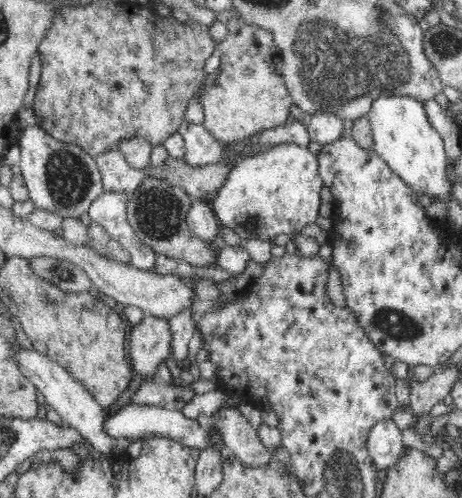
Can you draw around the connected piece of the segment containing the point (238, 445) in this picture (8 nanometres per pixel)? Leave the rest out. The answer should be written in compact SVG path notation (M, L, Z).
M227 407L210 415L199 414L196 419L206 431L219 434L225 447L244 465L267 466L274 462L275 457L262 445L256 429L238 408Z

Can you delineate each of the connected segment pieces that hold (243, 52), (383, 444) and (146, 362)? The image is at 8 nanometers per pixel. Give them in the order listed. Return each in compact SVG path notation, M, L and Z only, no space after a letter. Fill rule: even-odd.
M230 19L226 24L228 34L216 46L216 54L220 56L221 74L213 82L203 98L204 120L203 125L212 136L222 143L236 144L246 137L252 137L264 129L273 129L291 121L289 116L293 100L286 89L283 78L283 65L280 59L280 50L274 43L272 31L264 30L254 23L244 23L241 19Z
M390 418L377 422L368 434L368 455L374 460L374 467L388 470L395 466L403 454L402 430Z
M144 316L133 326L128 338L128 360L132 370L143 378L158 372L160 362L170 355L171 336L169 319Z

